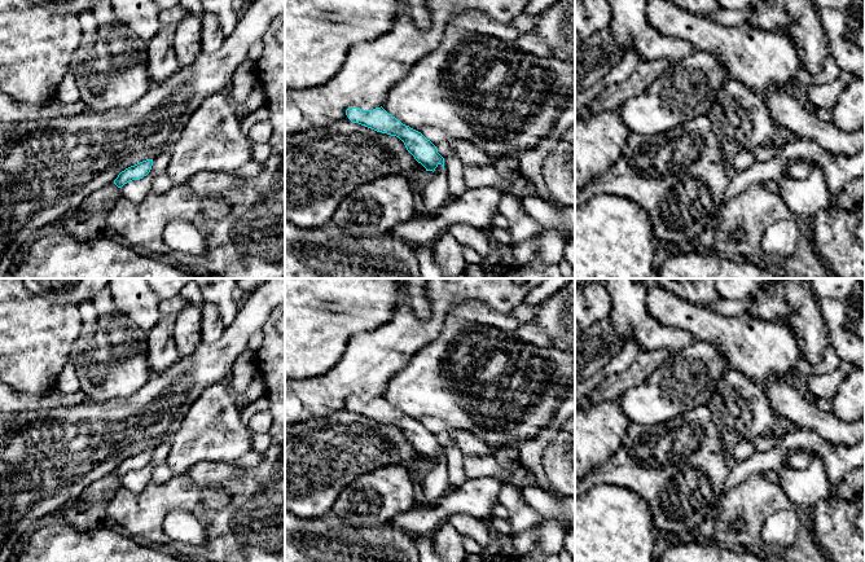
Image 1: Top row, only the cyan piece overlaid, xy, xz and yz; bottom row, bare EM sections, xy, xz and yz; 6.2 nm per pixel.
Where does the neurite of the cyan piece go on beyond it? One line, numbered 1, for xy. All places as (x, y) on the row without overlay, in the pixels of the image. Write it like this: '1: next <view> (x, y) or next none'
1: next none

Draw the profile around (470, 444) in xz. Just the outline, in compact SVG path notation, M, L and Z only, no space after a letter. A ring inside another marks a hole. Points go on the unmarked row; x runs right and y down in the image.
M455 430L451 436L458 445L464 456L480 456L480 455L495 455L497 451L517 451L515 447L493 447L487 444L483 439L475 434L465 430Z

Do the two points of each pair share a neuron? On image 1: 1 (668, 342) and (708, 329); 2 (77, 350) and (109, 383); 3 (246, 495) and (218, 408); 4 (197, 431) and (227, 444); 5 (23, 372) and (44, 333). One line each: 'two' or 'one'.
1: two
2: two
3: two
4: one
5: one

